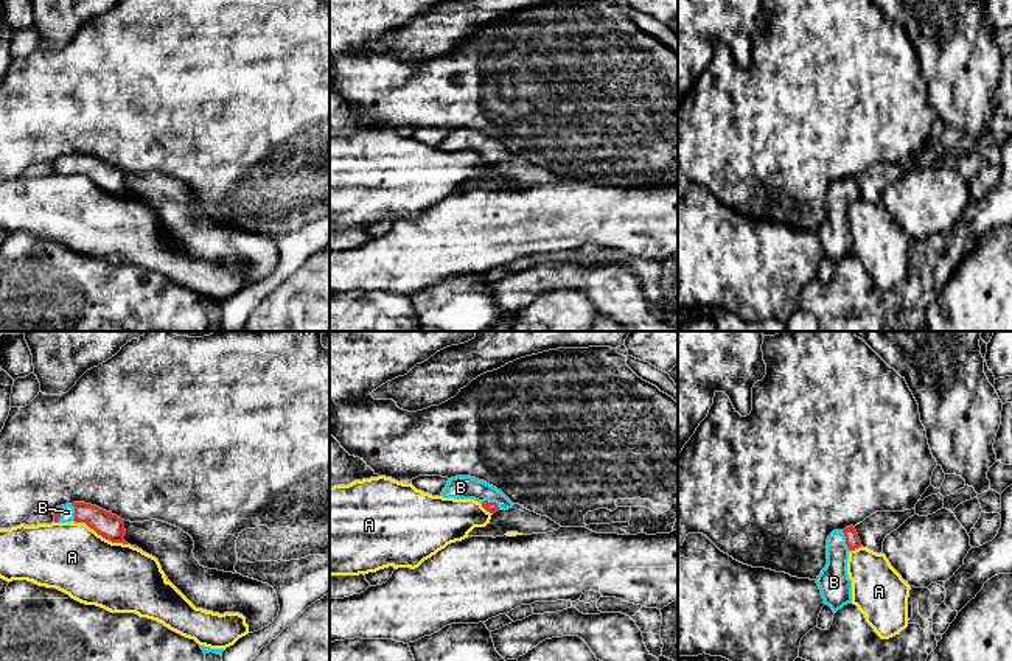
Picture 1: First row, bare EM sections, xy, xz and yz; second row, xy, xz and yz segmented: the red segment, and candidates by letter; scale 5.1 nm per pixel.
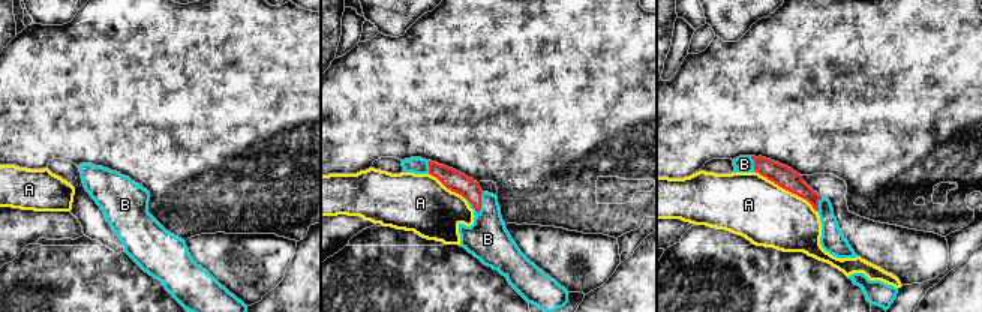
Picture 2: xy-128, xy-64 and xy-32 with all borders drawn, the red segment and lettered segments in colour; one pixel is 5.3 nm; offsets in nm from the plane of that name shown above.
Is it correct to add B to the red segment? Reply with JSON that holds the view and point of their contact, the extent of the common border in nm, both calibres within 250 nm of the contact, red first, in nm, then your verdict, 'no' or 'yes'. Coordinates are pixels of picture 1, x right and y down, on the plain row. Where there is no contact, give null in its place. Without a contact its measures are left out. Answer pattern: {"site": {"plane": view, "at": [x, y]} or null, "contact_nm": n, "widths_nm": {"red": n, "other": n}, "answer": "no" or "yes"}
{"site": {"plane": "xz", "at": [492, 154]}, "contact_nm": 110, "widths_nm": {"red": 60, "other": 130}, "answer": "yes"}

